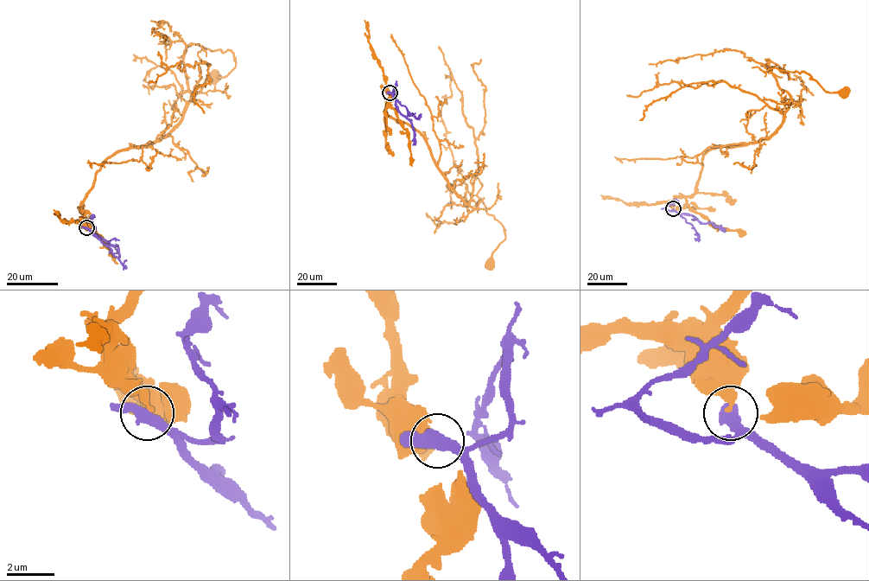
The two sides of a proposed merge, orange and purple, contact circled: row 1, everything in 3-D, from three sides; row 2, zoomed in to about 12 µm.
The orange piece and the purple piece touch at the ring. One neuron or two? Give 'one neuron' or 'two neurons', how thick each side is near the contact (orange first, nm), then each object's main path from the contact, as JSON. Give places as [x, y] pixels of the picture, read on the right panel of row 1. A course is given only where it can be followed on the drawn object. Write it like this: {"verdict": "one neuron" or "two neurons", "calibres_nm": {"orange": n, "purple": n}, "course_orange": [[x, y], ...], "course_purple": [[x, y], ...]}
{"verdict": "two neurons", "calibres_nm": {"orange": 360, "purple": 480}, "course_orange": [[673, 208], [675, 197], [694, 192], [708, 150], [765, 139], [781, 124], [791, 98], [773, 67], [844, 92]], "course_purple": [[673, 208], [680, 213], [693, 215], [702, 223], [712, 223], [725, 232]]}

